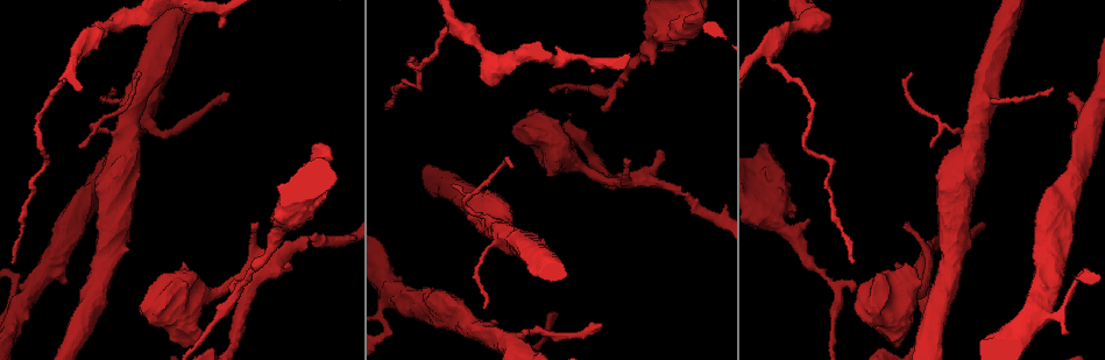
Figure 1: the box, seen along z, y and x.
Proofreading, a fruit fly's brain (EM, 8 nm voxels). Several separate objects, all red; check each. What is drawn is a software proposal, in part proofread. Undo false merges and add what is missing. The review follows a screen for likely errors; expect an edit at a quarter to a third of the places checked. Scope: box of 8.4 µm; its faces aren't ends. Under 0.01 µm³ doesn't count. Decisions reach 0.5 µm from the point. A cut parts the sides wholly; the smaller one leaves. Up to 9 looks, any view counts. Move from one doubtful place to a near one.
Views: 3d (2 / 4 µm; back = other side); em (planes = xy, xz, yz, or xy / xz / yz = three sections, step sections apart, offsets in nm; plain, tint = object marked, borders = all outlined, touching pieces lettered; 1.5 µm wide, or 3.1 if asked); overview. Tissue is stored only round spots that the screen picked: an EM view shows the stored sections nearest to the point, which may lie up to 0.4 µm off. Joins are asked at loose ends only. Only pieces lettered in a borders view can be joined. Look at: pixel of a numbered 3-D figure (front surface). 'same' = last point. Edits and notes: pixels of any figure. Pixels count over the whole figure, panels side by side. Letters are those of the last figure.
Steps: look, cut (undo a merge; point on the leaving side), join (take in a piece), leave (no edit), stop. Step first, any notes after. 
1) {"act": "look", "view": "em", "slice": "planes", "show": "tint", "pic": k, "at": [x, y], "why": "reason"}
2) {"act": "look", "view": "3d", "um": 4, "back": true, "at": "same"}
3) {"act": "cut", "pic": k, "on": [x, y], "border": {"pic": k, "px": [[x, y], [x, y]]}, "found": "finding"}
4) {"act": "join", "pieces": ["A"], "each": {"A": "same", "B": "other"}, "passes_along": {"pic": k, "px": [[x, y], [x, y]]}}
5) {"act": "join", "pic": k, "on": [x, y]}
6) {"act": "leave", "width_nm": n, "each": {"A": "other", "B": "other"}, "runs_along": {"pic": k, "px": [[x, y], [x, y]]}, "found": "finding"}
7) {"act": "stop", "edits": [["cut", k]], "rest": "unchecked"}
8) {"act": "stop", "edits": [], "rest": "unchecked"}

{"act": "look", "view": "em", "slice": "planes", "show": "plain", "pic": 1, "at": [411, 56], "why": "abrupt turn"}

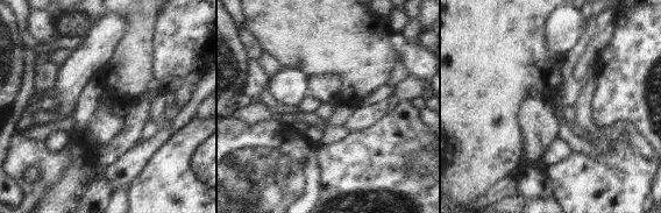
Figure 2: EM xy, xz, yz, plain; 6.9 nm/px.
{"act": "look", "view": "em", "slice": "planes", "show": "borders", "at": "same", "why": "see the neighbours"}

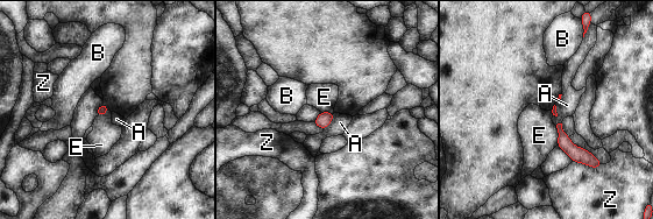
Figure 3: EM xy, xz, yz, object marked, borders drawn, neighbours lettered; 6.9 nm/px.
{"act": "leave", "width_nm": 50, "longest_contact_nm": ["Z", 220], "each": {"A": "other", "B": "other", "E": "other", "Z": "other"}, "found": "all the same cell"}

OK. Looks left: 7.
{"act": "look", "view": "em", "slice": "xy", "step": 8, "show": "borders", "pic": 1, "at": [229, 288], "why": "branch stops here"}

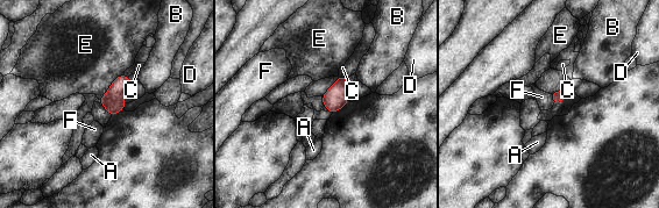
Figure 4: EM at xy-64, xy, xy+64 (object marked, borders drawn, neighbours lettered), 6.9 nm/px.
{"act": "leave", "width_nm": 80, "longest_contact_nm": ["E", 260], "each": {"A": "other", "B": "other", "C": "other", "D": "other", "E": "other", "F": "other"}, "found": "none of them fits"}

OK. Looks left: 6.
{"act": "look", "view": "3d", "um": 2, "pic": 1, "at": [386, 109], "why": "free end"}

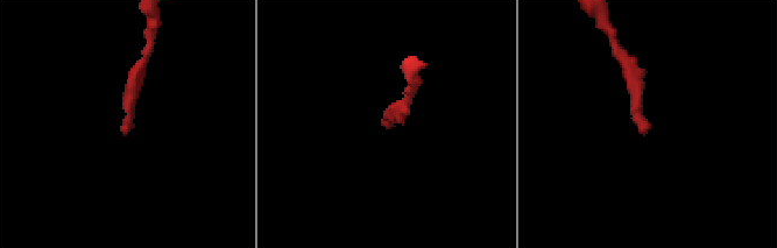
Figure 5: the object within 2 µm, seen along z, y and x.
{"act": "look", "view": "em", "slice": "xz", "step": 8, "show": "tint", "pic": 5, "at": [124, 132]}

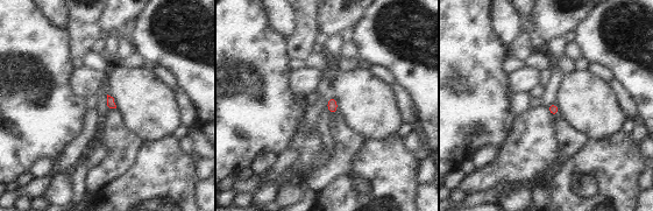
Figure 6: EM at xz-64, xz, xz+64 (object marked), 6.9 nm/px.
{"act": "look", "view": "em", "slice": "planes", "show": "borders", "at": "same"}

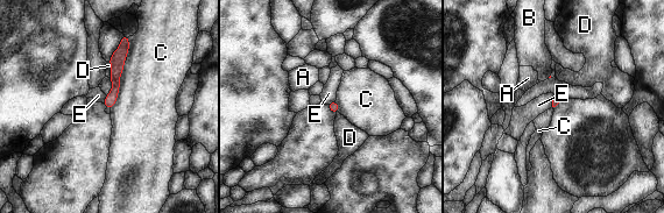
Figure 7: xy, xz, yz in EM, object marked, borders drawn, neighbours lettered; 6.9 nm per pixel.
{"act": "leave", "longest_contact_nm": ["C", 340], "each": {"A": "other", "B": "other", "C": "other", "D": "other", "E": "other"}, "runs_along": {"pic": 7, "px": [[125, 38], [108, 105]]}, "found": "none of them fits"}

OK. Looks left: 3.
{"act": "look", "view": "em", "slice": "planes", "show": "borders", "pic": 1, "at": [1053, 87], "why": "thin end"}

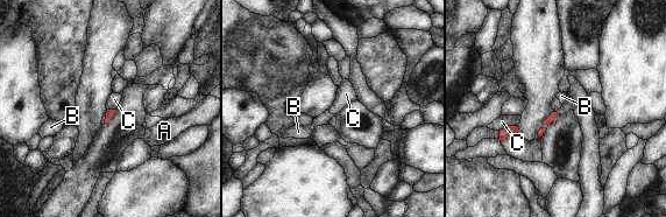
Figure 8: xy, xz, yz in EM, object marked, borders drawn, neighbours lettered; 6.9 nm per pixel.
{"act": "leave", "each": {"A": "other", "B": "other", "C": "other"}, "border": {"pic": 8, "px": [[516, 124], [509, 124], [500, 131]]}, "found": "no lettered piece goes on from it"}

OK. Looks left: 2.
{"act": "stop", "edits": [], "rest": "unchecked"}

